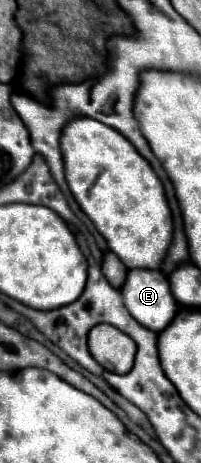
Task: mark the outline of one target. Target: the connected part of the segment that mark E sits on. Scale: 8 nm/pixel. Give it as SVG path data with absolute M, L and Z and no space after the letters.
M130 270L122 286L128 312L148 330L160 334L176 316L178 302L172 296L170 282L156 270Z

